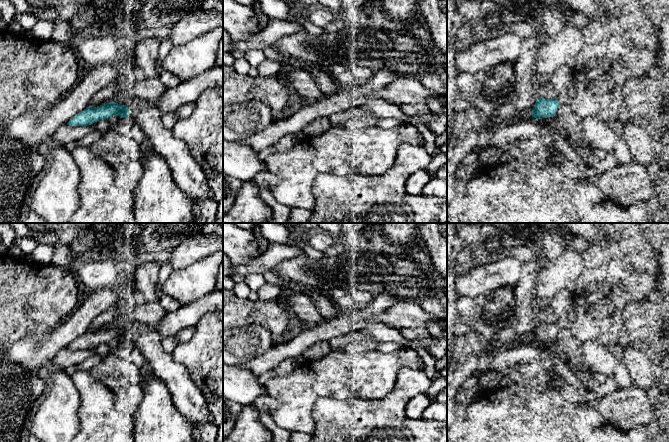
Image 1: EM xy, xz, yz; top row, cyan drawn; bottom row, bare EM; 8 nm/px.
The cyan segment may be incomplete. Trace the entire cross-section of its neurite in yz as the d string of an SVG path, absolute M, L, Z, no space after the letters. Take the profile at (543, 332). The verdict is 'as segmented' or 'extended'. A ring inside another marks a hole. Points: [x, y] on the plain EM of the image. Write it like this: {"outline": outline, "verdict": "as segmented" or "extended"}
{"outline": "M538 321L532 335L532 341L536 343L554 340L560 330L556 322L545 323Z", "verdict": "as segmented"}

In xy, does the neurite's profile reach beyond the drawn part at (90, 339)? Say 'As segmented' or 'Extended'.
Extended

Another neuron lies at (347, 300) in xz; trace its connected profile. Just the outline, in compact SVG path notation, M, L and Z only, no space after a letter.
M350 287L334 288L326 295L343 315L366 308L374 299L370 293Z

